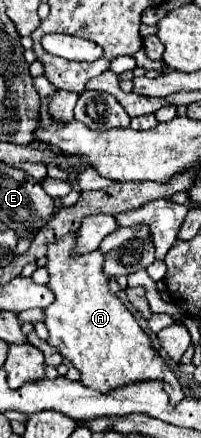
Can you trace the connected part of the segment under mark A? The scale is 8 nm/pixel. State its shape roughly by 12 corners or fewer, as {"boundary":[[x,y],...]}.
{"boundary":[[47,251],[49,345],[85,387],[185,395],[109,291],[103,255]]}

